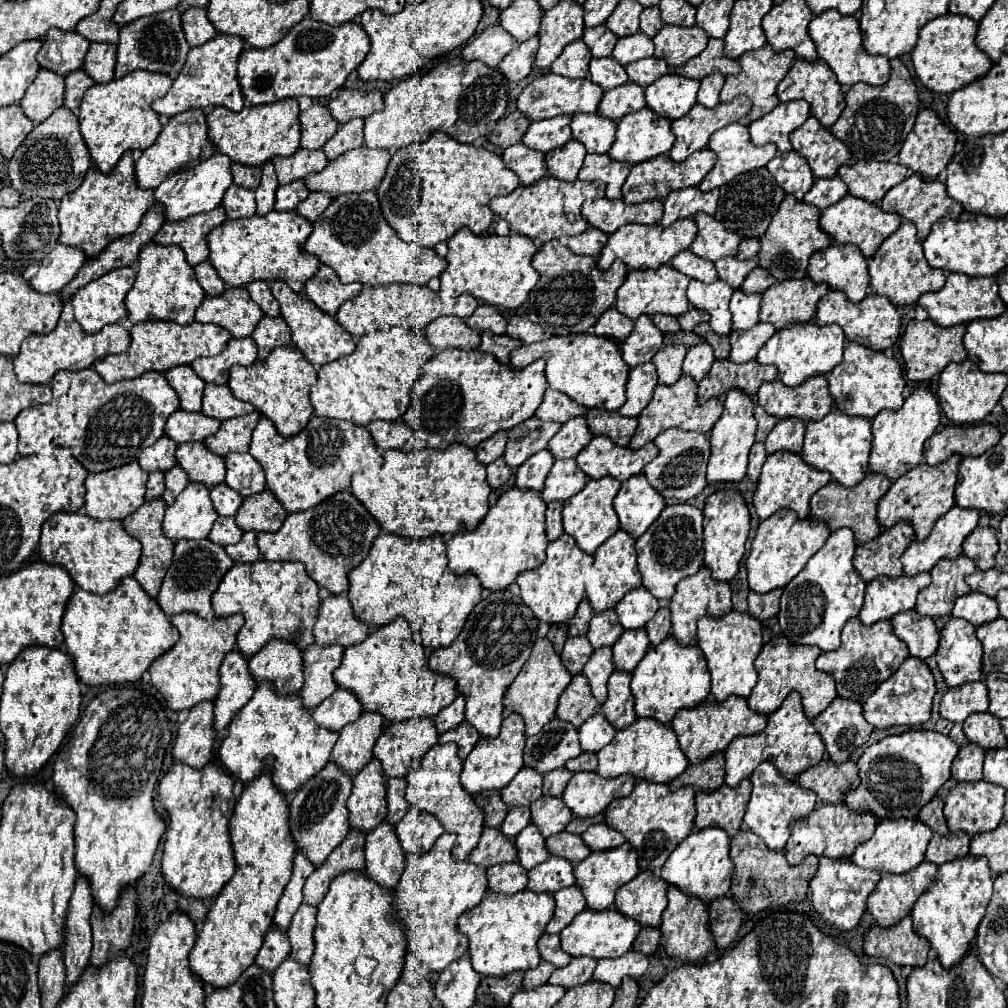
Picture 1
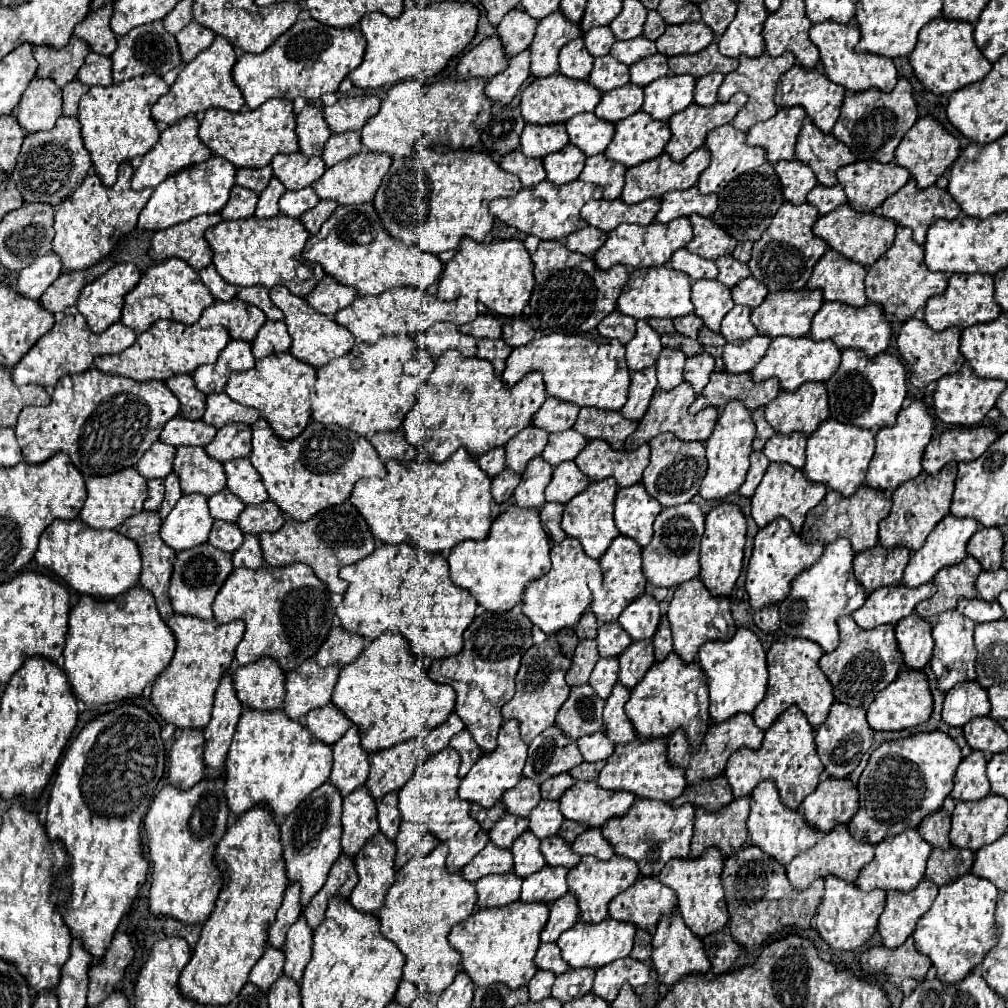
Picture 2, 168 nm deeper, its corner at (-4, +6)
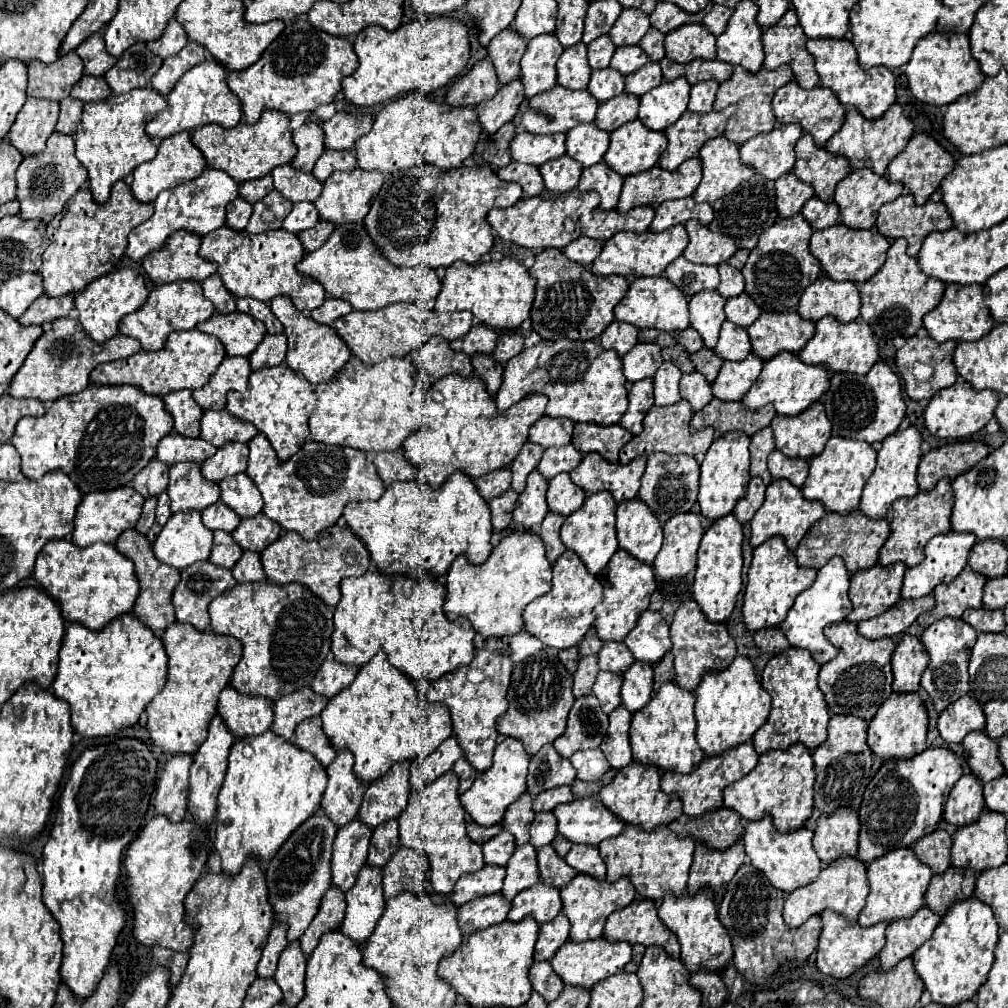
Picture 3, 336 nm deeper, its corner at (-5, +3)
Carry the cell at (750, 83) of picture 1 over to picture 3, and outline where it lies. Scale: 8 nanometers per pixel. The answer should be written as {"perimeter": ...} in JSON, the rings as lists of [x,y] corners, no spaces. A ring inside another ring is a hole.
{"perimeter":[[[783,65],[783,67],[775,69],[775,71],[761,69],[761,71],[755,73],[755,75],[747,73],[743,67],[735,67],[731,79],[727,79],[727,81],[721,83],[721,87],[719,87],[719,91],[717,91],[717,97],[715,97],[715,103],[713,103],[713,111],[721,111],[721,109],[725,109],[725,107],[731,105],[731,103],[737,105],[735,115],[729,117],[729,121],[727,121],[725,137],[727,137],[729,141],[737,143],[737,145],[743,145],[745,141],[749,141],[749,139],[755,137],[755,135],[767,135],[767,133],[775,127],[775,123],[777,123],[773,111],[771,111],[773,93],[775,93],[779,87],[787,85],[791,79],[793,79],[793,71],[791,71],[791,67],[787,67],[787,65]]]}

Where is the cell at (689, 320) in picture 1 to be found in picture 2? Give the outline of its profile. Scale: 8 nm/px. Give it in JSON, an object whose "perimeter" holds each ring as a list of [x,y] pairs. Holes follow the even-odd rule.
{"perimeter":[[[688,314],[688,316],[682,316],[682,318],[676,318],[674,320],[674,326],[676,326],[676,332],[684,334],[684,336],[690,336],[690,338],[696,338],[698,336],[698,330],[702,328],[702,318],[696,316],[696,314]]]}

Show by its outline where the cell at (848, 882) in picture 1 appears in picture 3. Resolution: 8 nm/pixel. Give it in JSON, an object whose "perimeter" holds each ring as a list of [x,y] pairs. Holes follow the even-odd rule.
{"perimeter":[[[825,911],[821,915],[821,935],[819,935],[817,961],[815,961],[817,969],[823,975],[829,975],[829,977],[835,977],[835,979],[847,979],[859,967],[867,965],[875,955],[879,955],[879,951],[885,945],[885,927],[887,927],[885,923],[881,923],[881,925],[877,923],[875,927],[861,929],[857,923],[847,925],[833,911]]]}

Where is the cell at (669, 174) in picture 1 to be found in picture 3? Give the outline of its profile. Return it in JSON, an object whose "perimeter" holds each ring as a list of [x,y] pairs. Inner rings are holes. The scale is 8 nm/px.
{"perimeter":[[[689,159],[687,163],[683,163],[683,167],[679,167],[677,171],[665,171],[661,167],[653,167],[645,173],[639,173],[639,175],[629,175],[625,177],[625,183],[623,183],[623,189],[621,189],[621,197],[619,197],[619,203],[615,207],[615,211],[619,213],[625,213],[633,207],[639,207],[639,205],[651,205],[651,207],[657,207],[663,203],[663,197],[665,199],[679,199],[679,197],[691,197],[693,191],[697,189],[697,185],[701,183],[701,159]]]}

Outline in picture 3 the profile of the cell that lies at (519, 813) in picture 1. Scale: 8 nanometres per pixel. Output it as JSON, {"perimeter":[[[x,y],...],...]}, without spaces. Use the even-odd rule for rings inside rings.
{"perimeter":[[[501,831],[497,837],[483,845],[483,859],[487,865],[505,867],[515,851],[515,839],[509,831]]]}

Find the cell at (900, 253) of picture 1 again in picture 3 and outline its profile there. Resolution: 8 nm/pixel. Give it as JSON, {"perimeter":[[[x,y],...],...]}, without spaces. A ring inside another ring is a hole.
{"perimeter":[[[895,239],[887,251],[887,261],[885,265],[879,269],[877,275],[873,275],[869,281],[865,281],[859,287],[859,295],[861,295],[861,319],[871,327],[873,335],[877,339],[893,339],[893,337],[913,337],[919,329],[921,329],[921,319],[939,305],[939,301],[943,299],[943,291],[945,285],[939,283],[939,279],[927,279],[927,275],[919,273],[919,265],[917,259],[909,257],[905,253],[907,249],[907,241],[905,239]]]}

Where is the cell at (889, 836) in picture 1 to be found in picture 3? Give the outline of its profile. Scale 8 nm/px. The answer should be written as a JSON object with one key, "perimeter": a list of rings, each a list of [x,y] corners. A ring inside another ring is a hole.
{"perimeter":[[[895,849],[873,863],[867,865],[867,881],[869,895],[867,905],[859,915],[861,927],[873,927],[877,923],[893,923],[895,919],[909,919],[925,905],[925,891],[933,873],[929,867],[923,867],[919,859],[915,859],[913,849]]]}

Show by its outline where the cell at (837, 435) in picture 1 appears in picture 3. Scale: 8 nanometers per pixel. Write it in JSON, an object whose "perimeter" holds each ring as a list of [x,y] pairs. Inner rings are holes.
{"perimeter":[[[831,437],[827,441],[823,453],[809,461],[811,469],[809,469],[807,483],[801,489],[803,497],[809,501],[823,503],[823,507],[831,513],[849,515],[849,513],[857,511],[863,485],[867,483],[867,479],[871,477],[871,473],[875,469],[875,457],[877,457],[877,453],[869,443],[851,441],[851,439],[843,439],[843,437]]]}

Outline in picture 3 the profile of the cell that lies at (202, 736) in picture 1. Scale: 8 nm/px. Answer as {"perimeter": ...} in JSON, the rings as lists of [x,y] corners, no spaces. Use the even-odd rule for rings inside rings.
{"perimeter":[[[191,755],[171,757],[157,783],[155,791],[155,813],[177,823],[187,815],[187,789],[189,789],[189,767]]]}

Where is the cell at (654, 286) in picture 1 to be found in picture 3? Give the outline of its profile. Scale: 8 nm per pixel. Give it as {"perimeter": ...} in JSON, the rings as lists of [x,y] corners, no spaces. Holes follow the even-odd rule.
{"perimeter":[[[639,277],[629,285],[627,295],[615,307],[615,319],[635,325],[637,329],[659,329],[665,333],[689,327],[689,311],[685,295],[667,277]]]}

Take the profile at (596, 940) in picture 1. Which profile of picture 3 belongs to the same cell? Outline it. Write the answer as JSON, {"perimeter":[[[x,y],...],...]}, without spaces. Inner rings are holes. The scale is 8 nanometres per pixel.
{"perimeter":[[[593,939],[591,943],[565,943],[551,959],[553,971],[561,977],[565,985],[571,987],[585,987],[593,989],[595,983],[623,971],[625,963],[631,959],[631,945],[629,943],[603,943],[601,939]]]}

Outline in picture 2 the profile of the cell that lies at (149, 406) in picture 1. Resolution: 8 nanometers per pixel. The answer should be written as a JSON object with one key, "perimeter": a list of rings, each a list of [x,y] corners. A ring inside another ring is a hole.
{"perimeter":[[[90,368],[80,374],[68,374],[58,380],[52,392],[52,402],[48,406],[26,406],[16,424],[16,438],[22,448],[22,456],[30,464],[38,464],[48,460],[52,454],[64,450],[70,454],[74,466],[86,476],[106,476],[118,472],[122,468],[134,466],[142,454],[160,438],[164,424],[180,412],[178,398],[170,392],[164,382],[148,380],[134,382],[124,376],[102,374],[96,368]]]}

